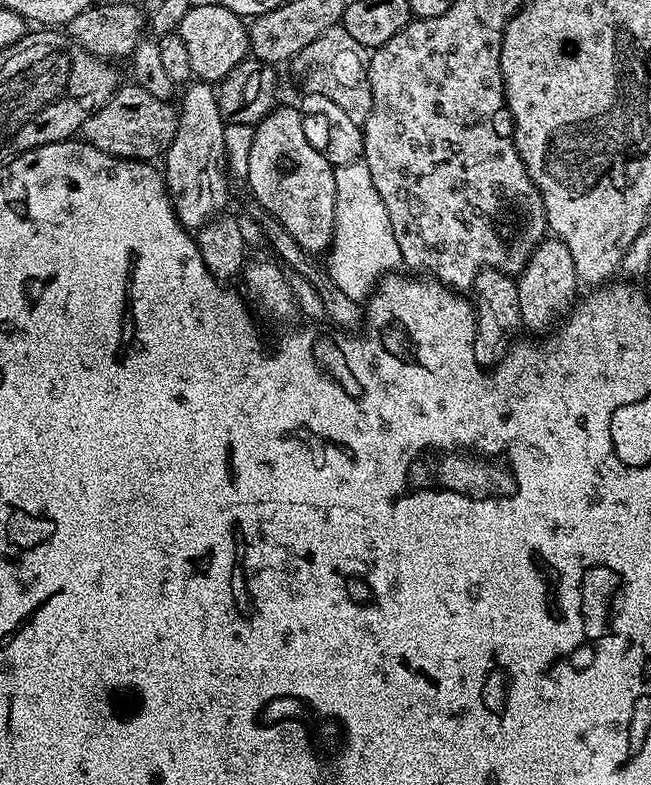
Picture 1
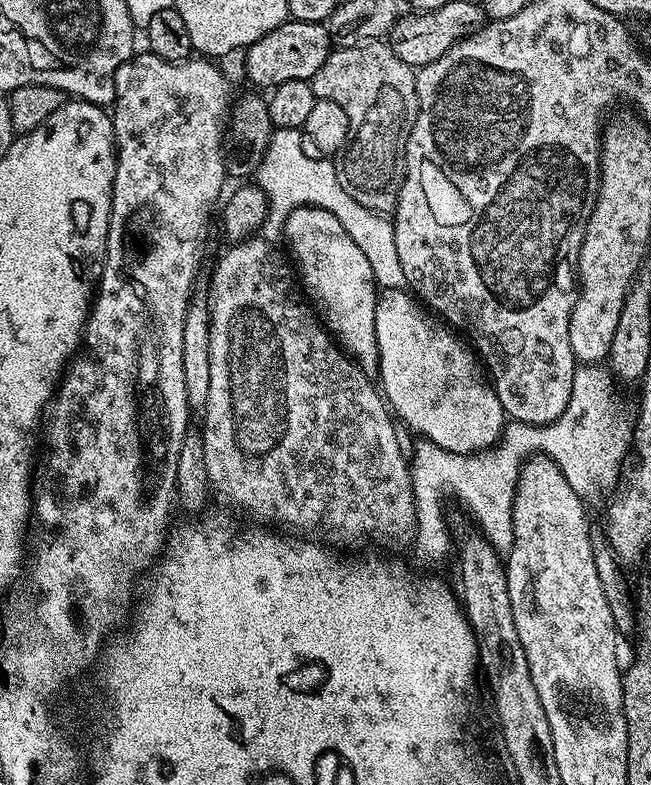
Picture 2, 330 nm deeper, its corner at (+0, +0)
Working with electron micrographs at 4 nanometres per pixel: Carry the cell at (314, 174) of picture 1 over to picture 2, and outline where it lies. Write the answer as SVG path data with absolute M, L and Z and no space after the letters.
M309 204L293 208L284 220L282 235L288 243L287 251L294 261L299 283L317 317L334 337L335 343L342 346L360 369L370 378L375 377L380 367L378 342L374 334L378 285L366 254L362 254L354 238L346 234L342 222L338 222L330 210Z

